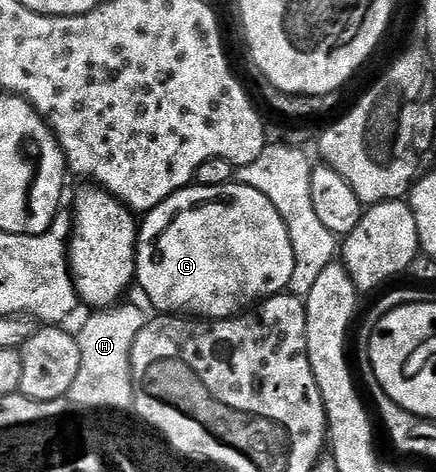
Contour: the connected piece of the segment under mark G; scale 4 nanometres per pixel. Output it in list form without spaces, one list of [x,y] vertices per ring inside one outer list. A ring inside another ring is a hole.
[[[231,183],[220,187],[204,187],[193,184],[188,189],[182,189],[173,193],[164,203],[160,203],[150,213],[141,218],[138,230],[138,247],[134,254],[134,268],[136,270],[137,288],[146,292],[146,297],[155,305],[157,312],[162,315],[189,315],[194,319],[209,319],[211,321],[223,321],[225,317],[237,317],[239,313],[249,310],[251,307],[263,302],[268,297],[275,297],[278,293],[287,292],[292,279],[292,267],[294,256],[292,255],[292,239],[288,239],[288,227],[284,219],[280,219],[280,211],[247,185]]]

